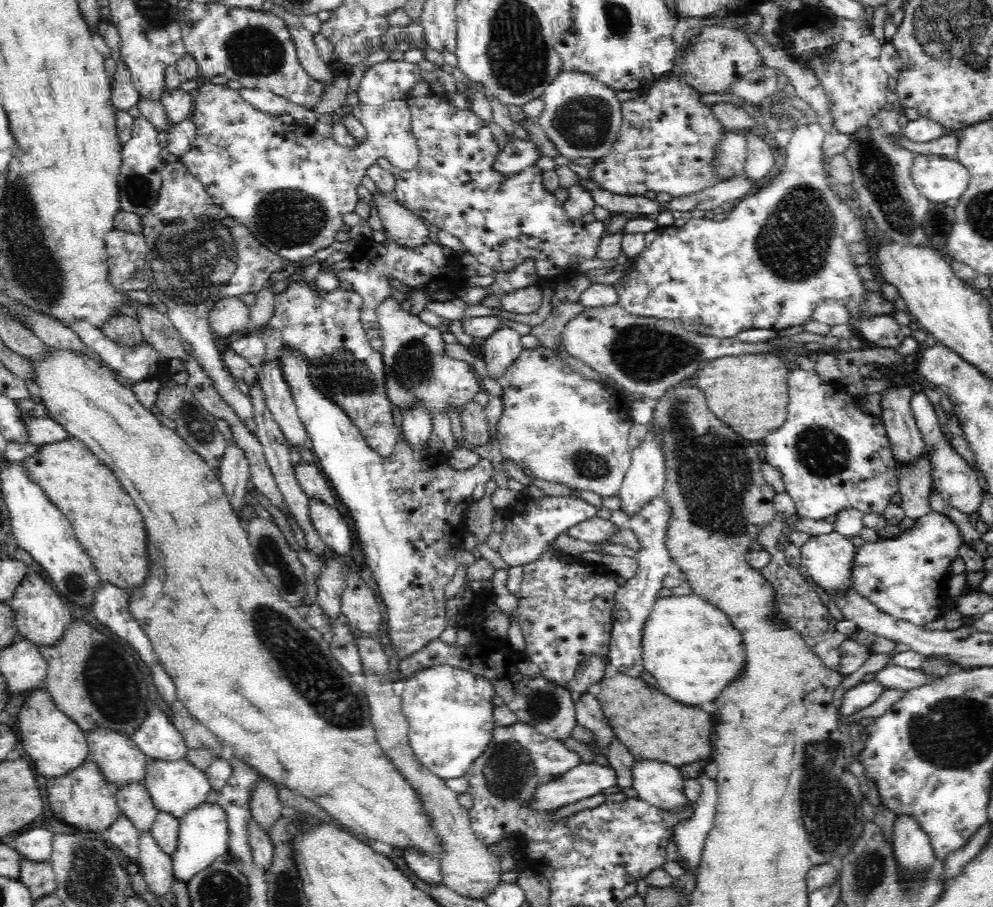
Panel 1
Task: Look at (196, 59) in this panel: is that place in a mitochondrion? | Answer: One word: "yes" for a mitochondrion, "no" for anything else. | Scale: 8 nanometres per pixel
no

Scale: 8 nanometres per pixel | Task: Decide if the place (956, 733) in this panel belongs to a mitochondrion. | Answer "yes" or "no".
yes

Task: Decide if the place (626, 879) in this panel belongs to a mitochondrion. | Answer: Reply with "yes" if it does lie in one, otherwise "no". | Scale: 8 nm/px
no

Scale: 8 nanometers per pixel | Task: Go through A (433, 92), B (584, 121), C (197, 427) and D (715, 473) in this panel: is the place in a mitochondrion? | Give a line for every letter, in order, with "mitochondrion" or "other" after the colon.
A: other
B: mitochondrion
C: mitochondrion
D: mitochondrion

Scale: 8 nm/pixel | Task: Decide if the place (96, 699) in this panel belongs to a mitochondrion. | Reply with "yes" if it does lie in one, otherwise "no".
yes

